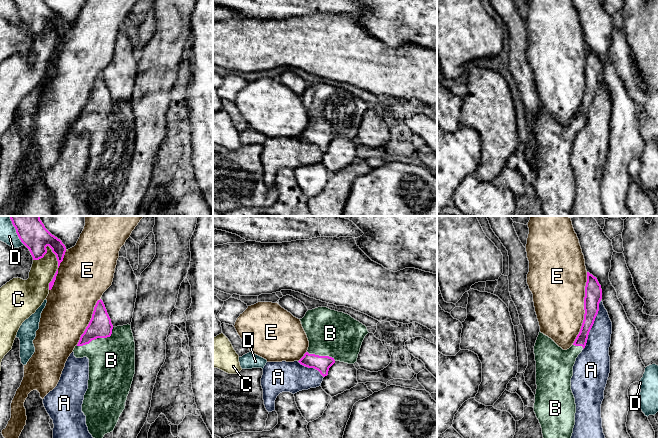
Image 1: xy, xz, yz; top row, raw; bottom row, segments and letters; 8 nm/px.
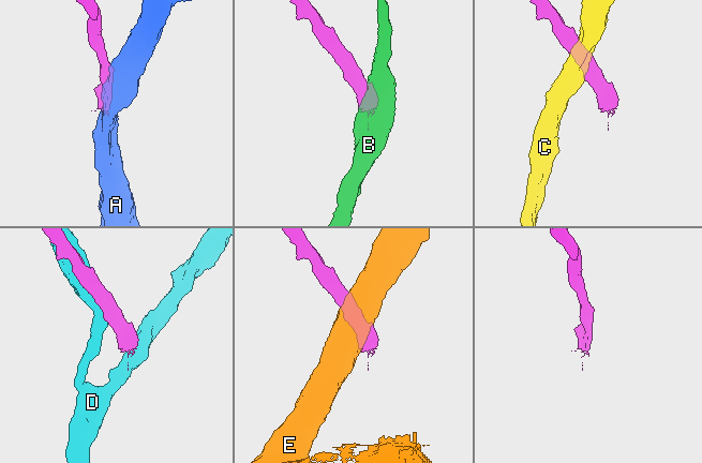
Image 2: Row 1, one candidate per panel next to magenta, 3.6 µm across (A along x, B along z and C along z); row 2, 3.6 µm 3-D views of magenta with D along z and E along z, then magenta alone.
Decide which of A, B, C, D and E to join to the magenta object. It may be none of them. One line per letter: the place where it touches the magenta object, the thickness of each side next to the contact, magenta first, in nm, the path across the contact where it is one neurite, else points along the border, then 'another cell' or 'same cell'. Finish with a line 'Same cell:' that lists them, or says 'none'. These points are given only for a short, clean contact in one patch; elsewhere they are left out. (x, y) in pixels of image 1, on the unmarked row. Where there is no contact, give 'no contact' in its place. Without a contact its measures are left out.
A: yz (592, 101) | 140/220 nm | another cell
B: xy (97, 113) | 190/360 nm | same cell
C: xy (58, 43) | 150/200 nm | another cell
D: xy (17, 10) | 220/140 nm | another cell
E: yz (584, 84) | 140/420 nm | another cell
Same cell: B

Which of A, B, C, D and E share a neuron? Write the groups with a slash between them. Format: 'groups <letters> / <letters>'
groups A / B / C / D / E

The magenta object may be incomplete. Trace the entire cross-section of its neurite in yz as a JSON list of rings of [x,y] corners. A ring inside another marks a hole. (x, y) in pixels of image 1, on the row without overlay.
[[[587,48],[584,96],[573,121],[563,126],[551,114],[539,108],[534,122],[537,165],[533,184],[544,216],[571,216],[576,189],[571,166],[573,142],[586,122],[601,75],[601,61],[596,53]]]

